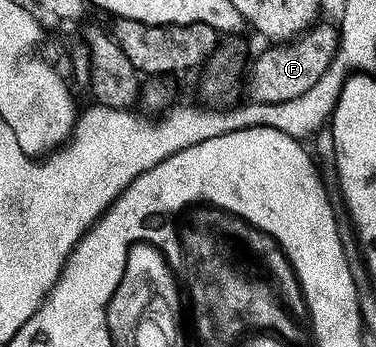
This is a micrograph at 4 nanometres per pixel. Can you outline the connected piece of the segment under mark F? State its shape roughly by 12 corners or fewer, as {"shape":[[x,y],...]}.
{"shape":[[337,24],[269,46],[246,75],[249,100],[303,96],[340,47]]}

